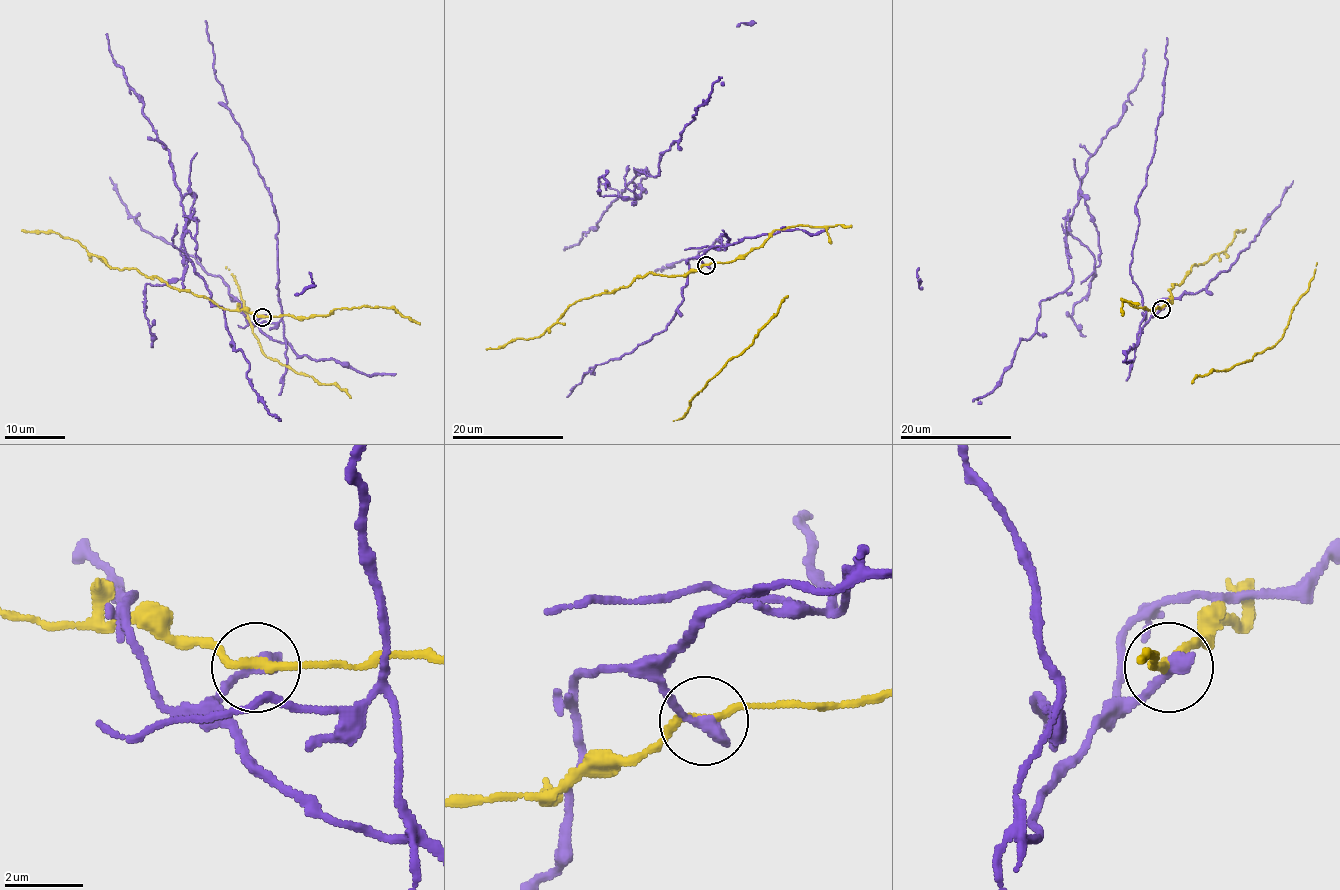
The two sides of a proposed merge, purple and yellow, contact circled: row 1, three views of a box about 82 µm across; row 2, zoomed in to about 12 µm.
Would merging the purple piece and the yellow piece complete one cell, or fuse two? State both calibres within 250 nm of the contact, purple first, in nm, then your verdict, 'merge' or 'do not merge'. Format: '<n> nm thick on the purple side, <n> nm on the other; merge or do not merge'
400 nm thick on the purple side, 180 nm on the other; do not merge

